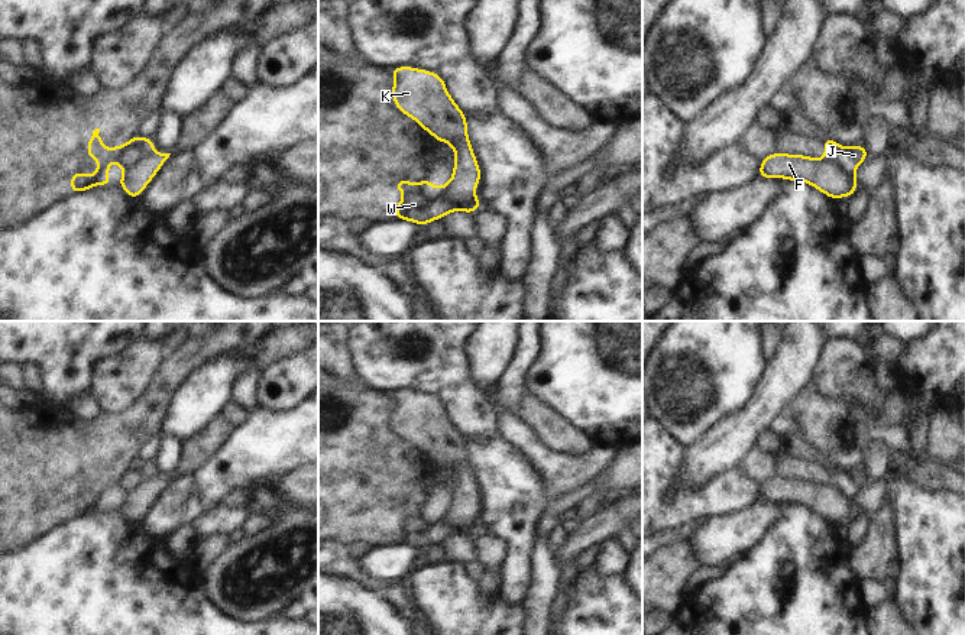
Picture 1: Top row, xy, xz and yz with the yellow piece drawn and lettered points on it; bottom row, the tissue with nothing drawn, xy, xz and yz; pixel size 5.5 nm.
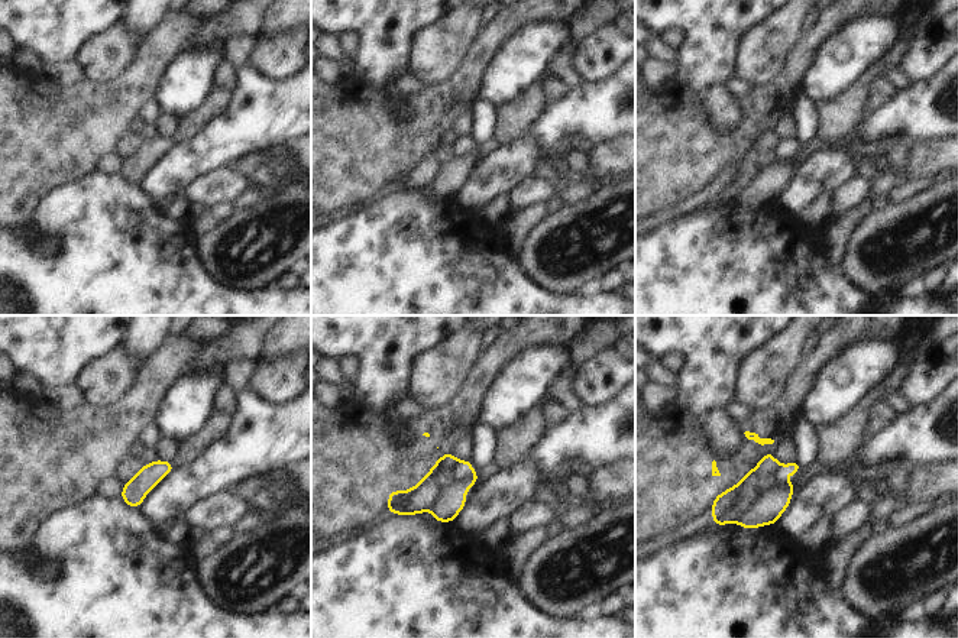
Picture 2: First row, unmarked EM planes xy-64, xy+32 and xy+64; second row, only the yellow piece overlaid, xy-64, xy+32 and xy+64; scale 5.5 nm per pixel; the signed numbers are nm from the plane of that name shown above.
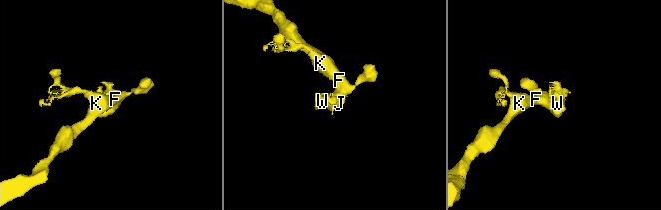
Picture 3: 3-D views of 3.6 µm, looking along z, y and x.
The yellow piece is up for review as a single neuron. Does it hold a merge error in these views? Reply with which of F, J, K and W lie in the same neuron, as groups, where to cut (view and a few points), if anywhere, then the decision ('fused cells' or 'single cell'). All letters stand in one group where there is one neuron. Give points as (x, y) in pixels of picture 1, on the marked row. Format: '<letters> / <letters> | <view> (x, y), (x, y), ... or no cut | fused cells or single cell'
F J K W | no cut | single cell

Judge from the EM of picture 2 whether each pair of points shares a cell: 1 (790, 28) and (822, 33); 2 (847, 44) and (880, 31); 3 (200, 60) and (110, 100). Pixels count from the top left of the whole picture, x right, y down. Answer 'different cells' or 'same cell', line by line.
1: different cells
2: same cell
3: different cells

